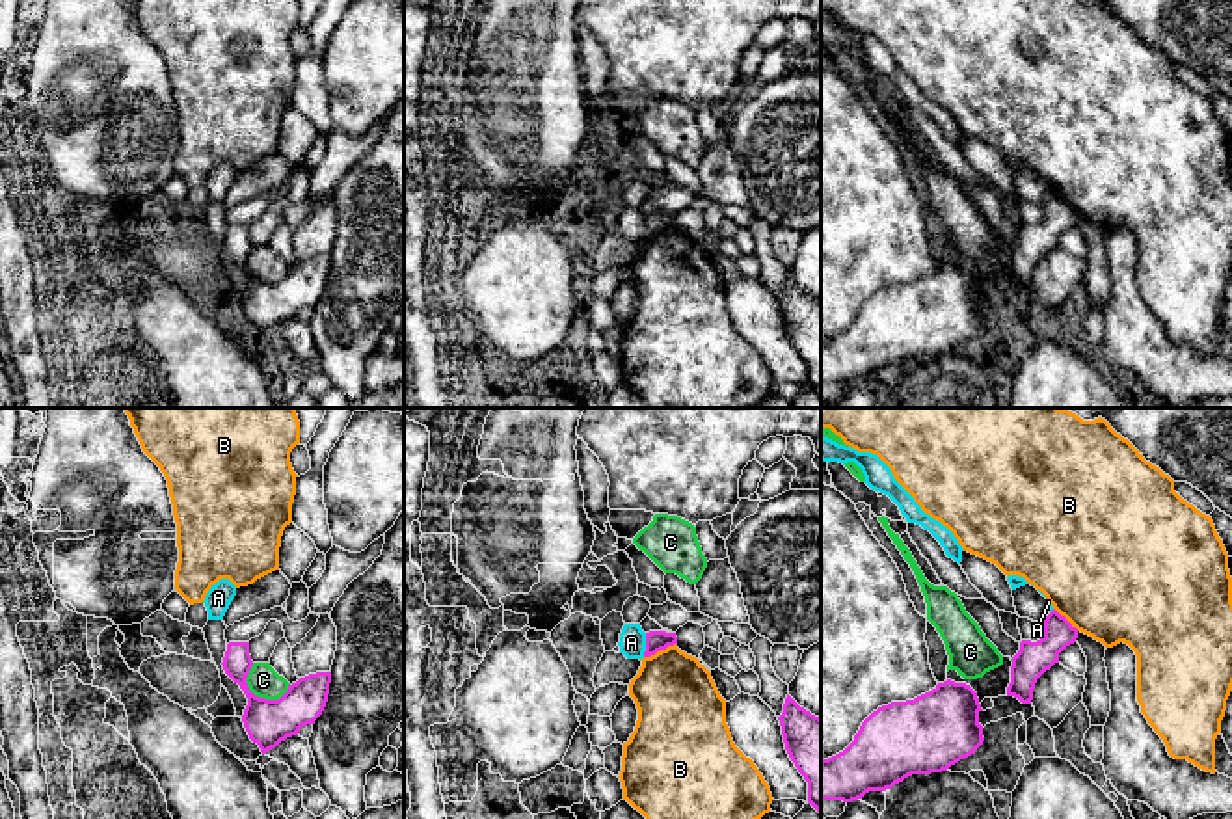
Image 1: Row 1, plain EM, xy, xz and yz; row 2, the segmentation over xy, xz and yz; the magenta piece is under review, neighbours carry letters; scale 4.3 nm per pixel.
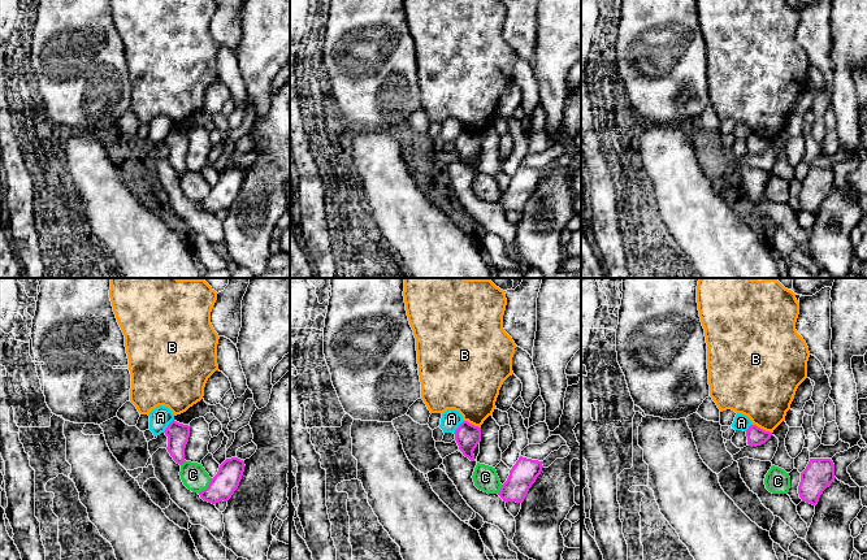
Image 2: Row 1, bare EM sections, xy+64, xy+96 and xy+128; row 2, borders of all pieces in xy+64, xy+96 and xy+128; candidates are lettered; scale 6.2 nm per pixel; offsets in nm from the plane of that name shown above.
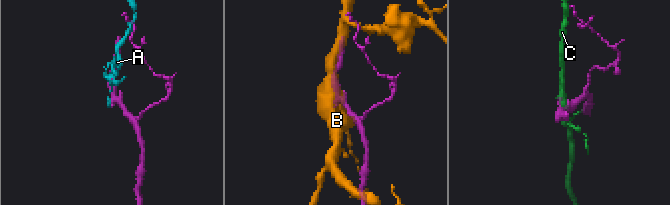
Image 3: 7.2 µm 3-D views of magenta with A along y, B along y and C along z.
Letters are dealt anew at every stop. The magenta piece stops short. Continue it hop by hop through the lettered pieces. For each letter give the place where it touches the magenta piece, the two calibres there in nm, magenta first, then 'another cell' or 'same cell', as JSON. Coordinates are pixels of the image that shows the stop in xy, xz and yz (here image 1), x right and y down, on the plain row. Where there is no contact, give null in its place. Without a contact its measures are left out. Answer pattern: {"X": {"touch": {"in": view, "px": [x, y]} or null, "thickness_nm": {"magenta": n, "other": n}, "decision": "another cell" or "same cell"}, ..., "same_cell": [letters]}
{"A": {"touch": {"in": "xz", "px": [646, 228]}, "thickness_nm": {"magenta": 90, "other": 110}, "decision": "another cell"}, "B": {"touch": {"in": "xz", "px": [659, 233]}, "thickness_nm": {"magenta": 90, "other": 360}, "decision": "another cell"}, "C": {"touch": {"in": "xy", "px": [257, 280]}, "thickness_nm": {"magenta": 200, "other": 140}, "decision": "another cell"}, "same_cell": []}

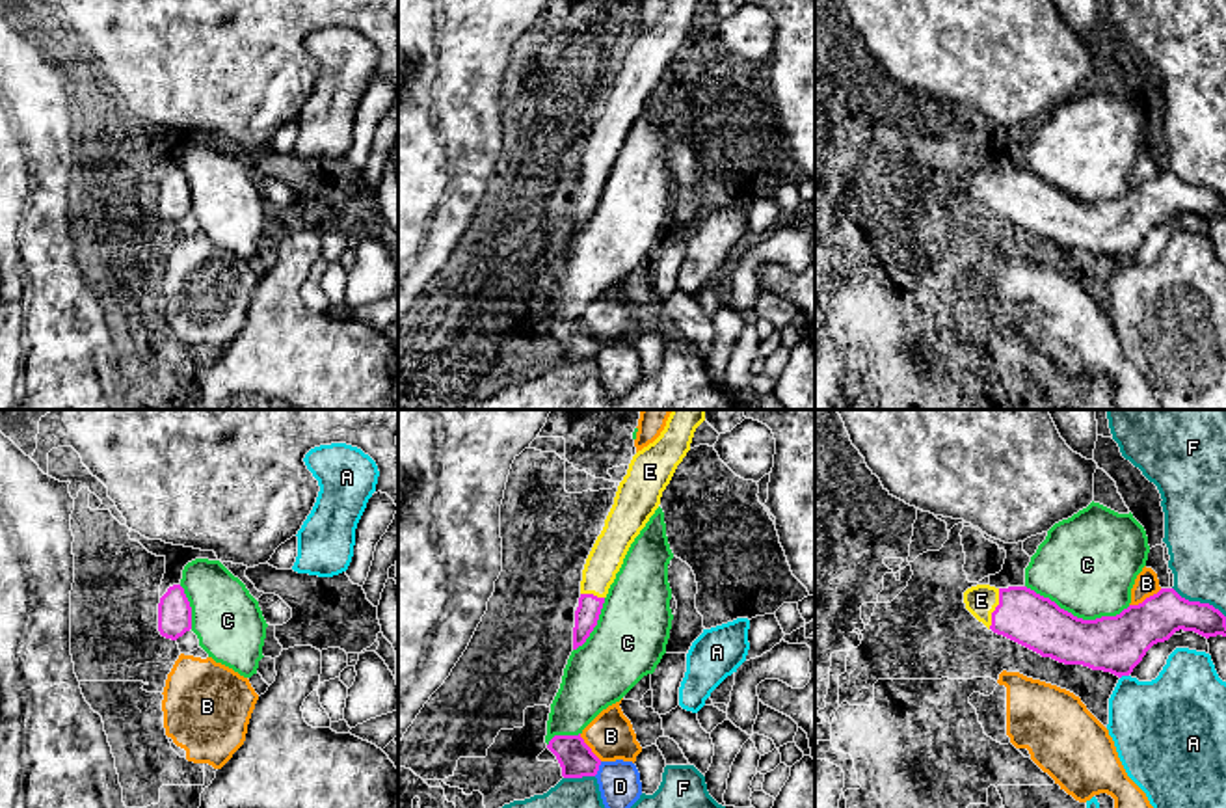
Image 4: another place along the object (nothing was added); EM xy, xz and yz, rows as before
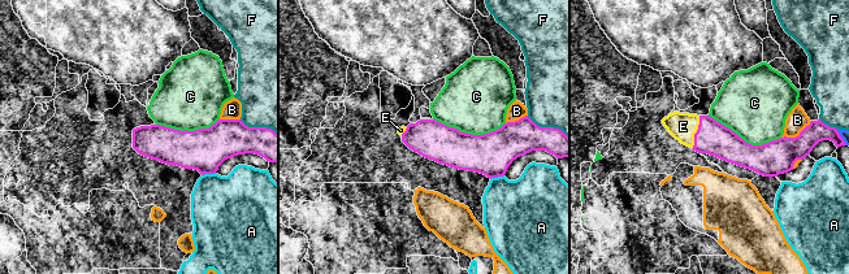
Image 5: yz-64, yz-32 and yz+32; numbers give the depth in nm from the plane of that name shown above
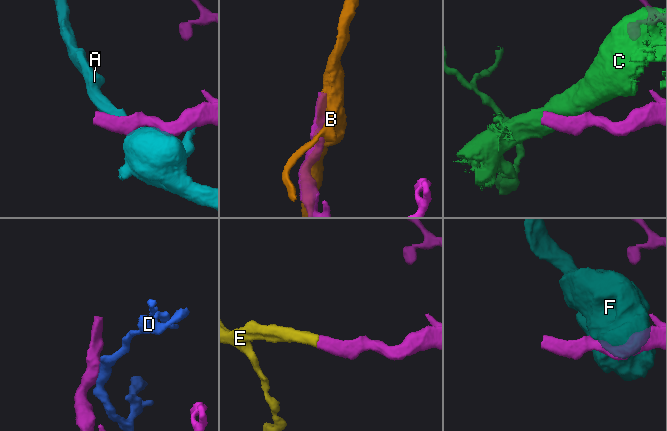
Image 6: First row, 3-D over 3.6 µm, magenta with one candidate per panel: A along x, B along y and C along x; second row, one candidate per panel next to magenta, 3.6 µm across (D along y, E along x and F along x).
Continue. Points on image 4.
{"A": {"touch": {"in": "yz", "px": [1124, 257]}, "thickness_nm": {"magenta": 240, "other": 380}, "decision": "another cell"}, "B": {"touch": {"in": "yz", "px": [1146, 181]}, "thickness_nm": {"magenta": 240, "other": 110}, "decision": "another cell"}, "C": {"touch": {"in": "yz", "px": [1076, 200]}, "thickness_nm": {"magenta": 240, "other": 440}, "decision": "another cell"}, "D": {"touch": {"in": "xz", "px": [598, 352]}, "thickness_nm": {"magenta": 150, "other": 180}, "decision": "another cell"}, "E": {"touch": {"in": "yz", "px": [996, 192]}, "thickness_nm": {"magenta": 240, "other": 140}, "decision": "same cell"}, "F": {"touch": {"in": "yz", "px": [1199, 185]}, "thickness_nm": {"magenta": 190, "other": 260}, "decision": "another cell"}, "same_cell": ["E"]}

